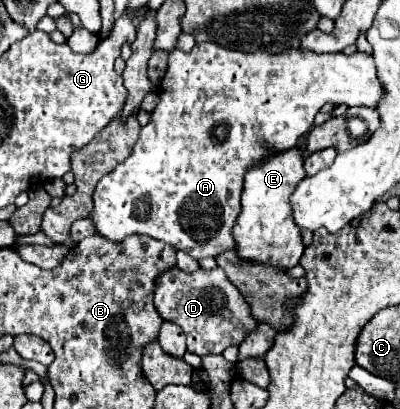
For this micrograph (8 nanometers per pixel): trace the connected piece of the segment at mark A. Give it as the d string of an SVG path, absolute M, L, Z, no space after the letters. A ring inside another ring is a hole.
M198 43L194 45L192 51L184 53L180 49L172 49L168 55L168 69L166 75L158 87L160 101L156 109L150 113L150 123L140 129L140 137L132 149L132 153L100 183L96 185L94 191L94 211L90 213L90 219L96 223L96 231L104 235L110 241L122 241L126 235L150 235L154 239L166 241L168 245L186 251L194 259L204 259L204 257L216 257L222 251L234 249L234 237L232 237L232 227L236 223L238 211L240 211L240 193L242 193L242 183L244 183L244 173L248 167L258 163L266 151L284 151L290 149L298 143L298 139L310 131L316 113L324 103L334 103L334 105L366 105L366 107L378 107L378 101L382 99L382 83L378 83L374 59L368 53L354 53L354 55L344 55L344 53L314 53L314 51L304 51L304 49L294 49L294 51L284 51L278 55L266 53L266 51L256 51L256 53L242 53L242 51L230 51L224 47L218 47L216 43Z

